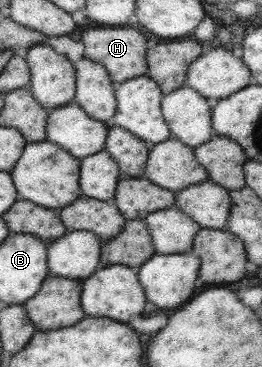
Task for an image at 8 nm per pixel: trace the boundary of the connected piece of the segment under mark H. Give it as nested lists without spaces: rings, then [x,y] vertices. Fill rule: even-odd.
[[[107,27],[88,28],[80,34],[84,44],[83,57],[103,65],[113,84],[129,80],[147,72],[145,36],[135,28]]]

